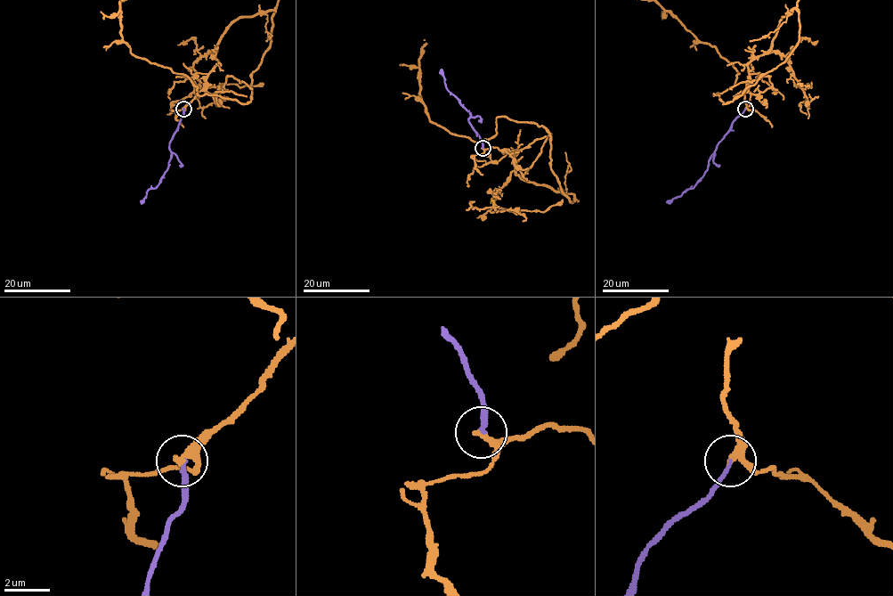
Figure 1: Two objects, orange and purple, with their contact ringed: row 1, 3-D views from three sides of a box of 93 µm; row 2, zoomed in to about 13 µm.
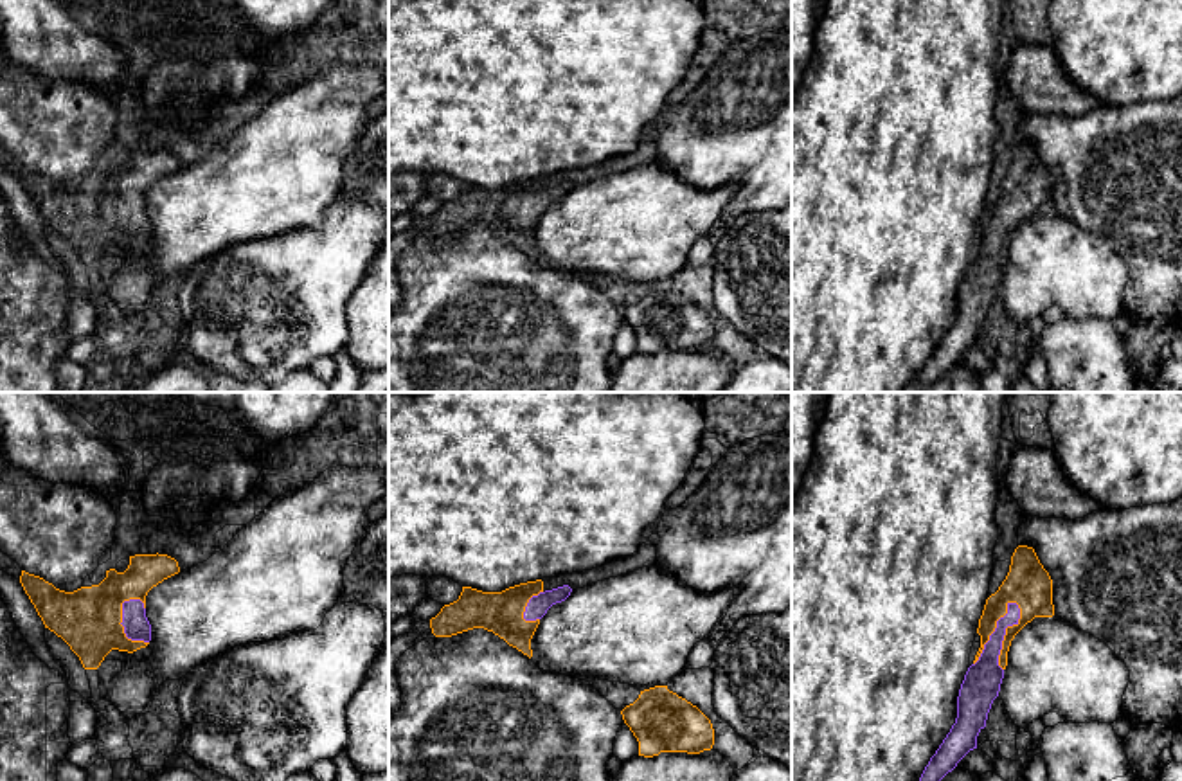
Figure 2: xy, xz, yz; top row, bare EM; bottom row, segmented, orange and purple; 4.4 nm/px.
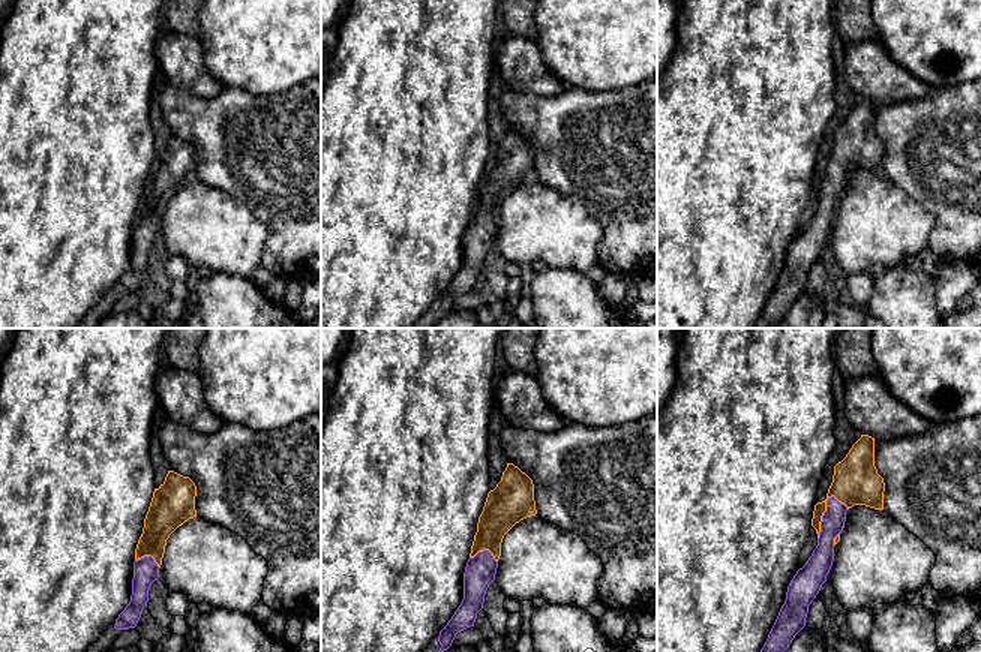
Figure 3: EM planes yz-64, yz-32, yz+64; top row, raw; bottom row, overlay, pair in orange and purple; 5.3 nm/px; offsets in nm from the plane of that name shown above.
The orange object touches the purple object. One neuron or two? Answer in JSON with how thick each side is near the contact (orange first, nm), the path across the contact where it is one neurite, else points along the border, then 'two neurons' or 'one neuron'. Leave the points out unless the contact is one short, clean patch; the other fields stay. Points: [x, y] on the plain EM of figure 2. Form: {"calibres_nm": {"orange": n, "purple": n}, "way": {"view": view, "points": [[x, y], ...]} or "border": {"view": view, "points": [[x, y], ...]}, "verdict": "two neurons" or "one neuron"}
{"calibres_nm": {"orange": 190, "purple": 170}, "way": {"view": "yz", "points": [[1029, 184], [1008, 202], [993, 227], [993, 251], [981, 281]]}, "verdict": "one neuron"}

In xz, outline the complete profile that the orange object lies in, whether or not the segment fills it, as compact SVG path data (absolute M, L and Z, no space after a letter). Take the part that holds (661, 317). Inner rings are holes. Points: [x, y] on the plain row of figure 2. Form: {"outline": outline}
{"outline": "M667 283L640 288L621 311L639 338L639 353L644 355L660 349L700 351L714 342L711 317Z"}

